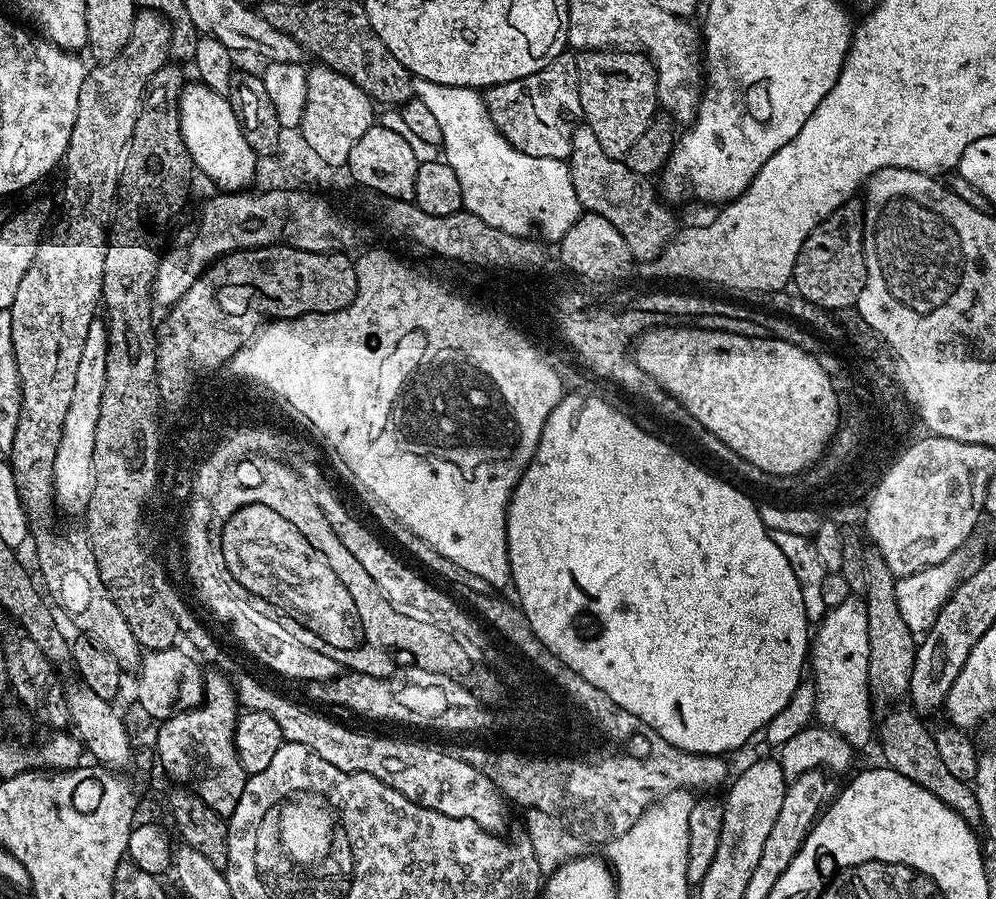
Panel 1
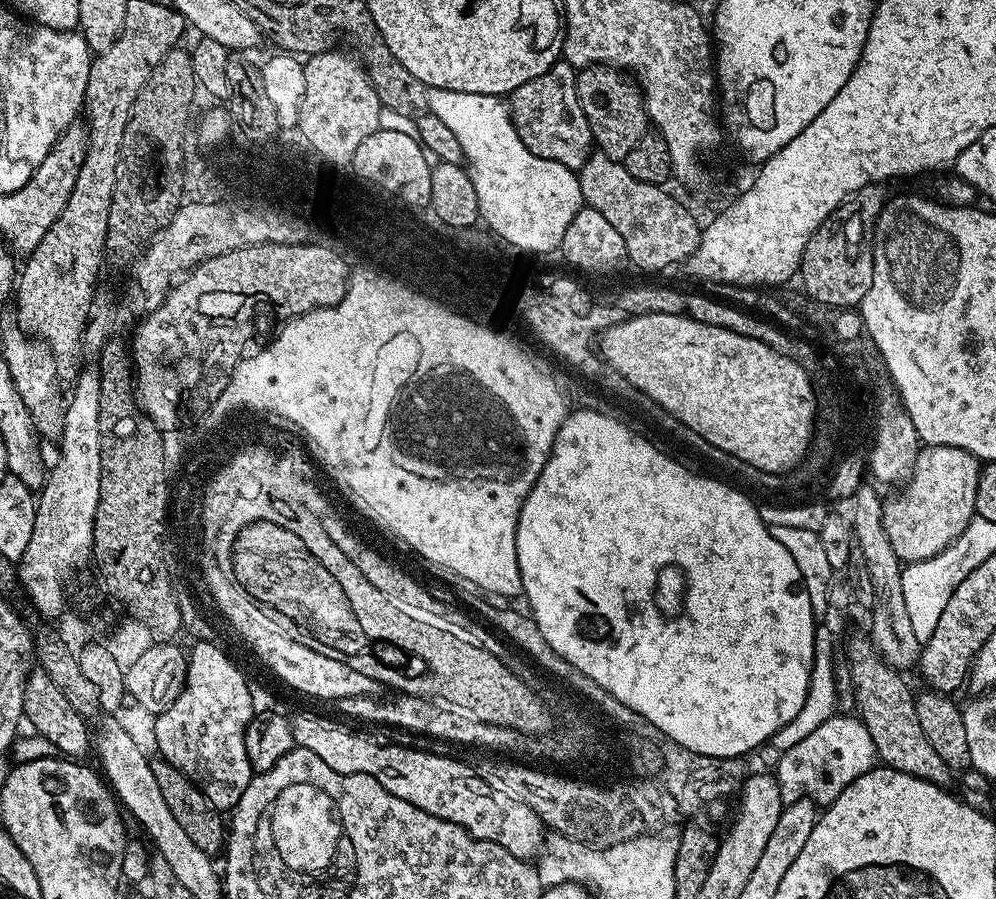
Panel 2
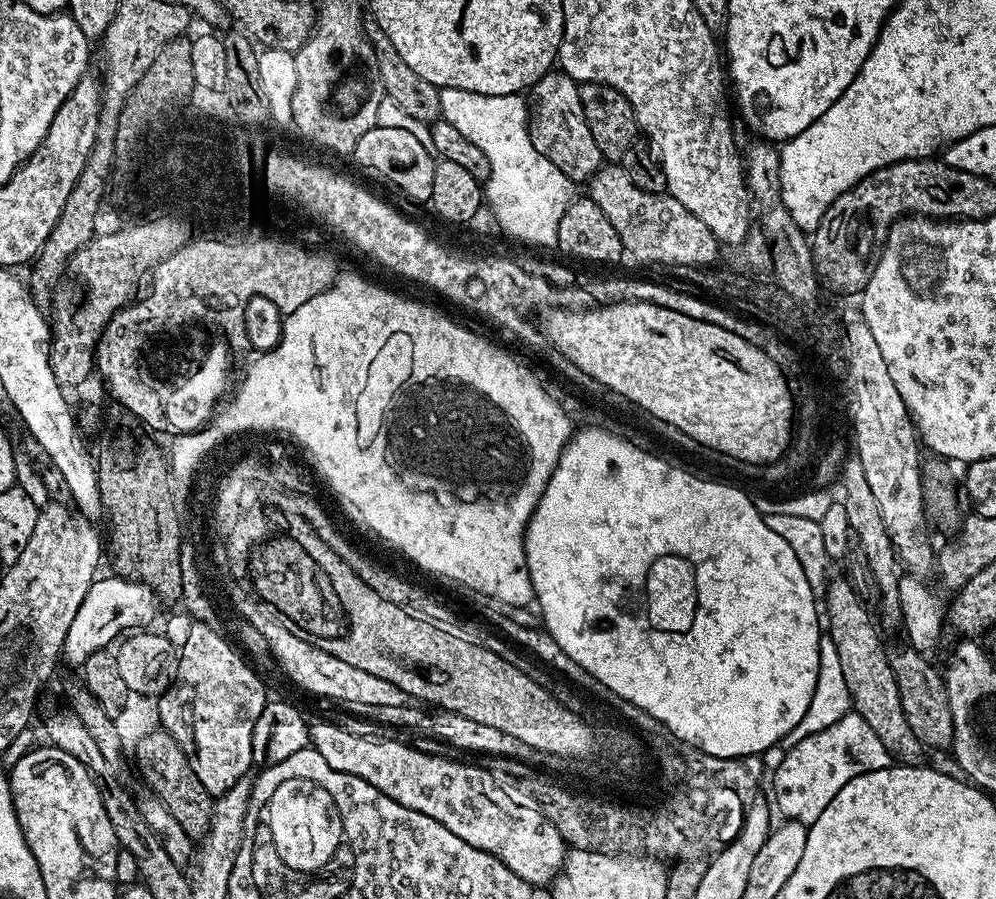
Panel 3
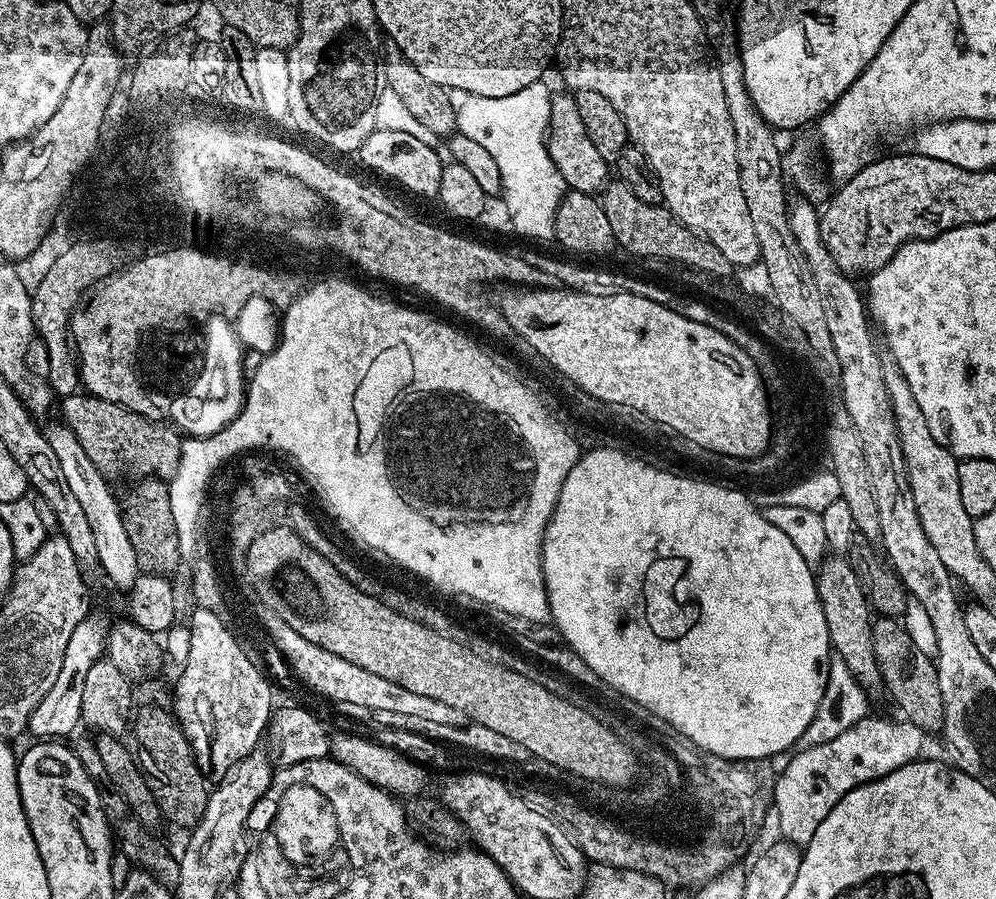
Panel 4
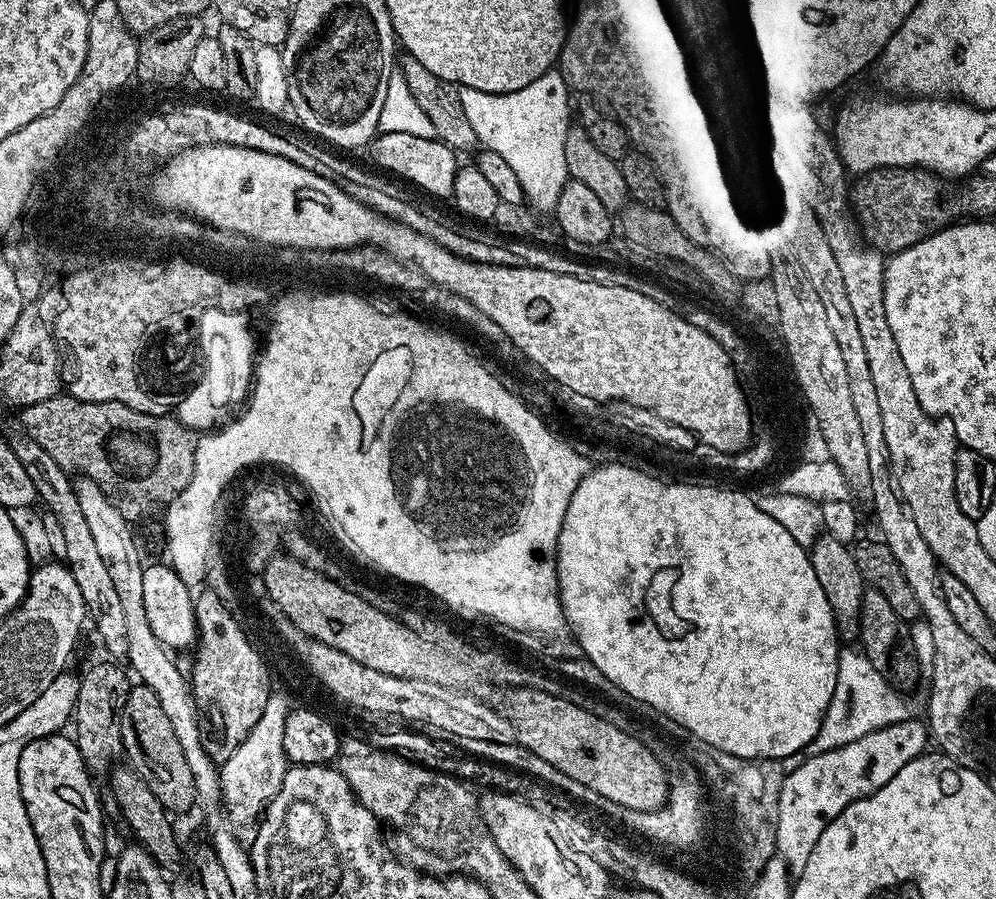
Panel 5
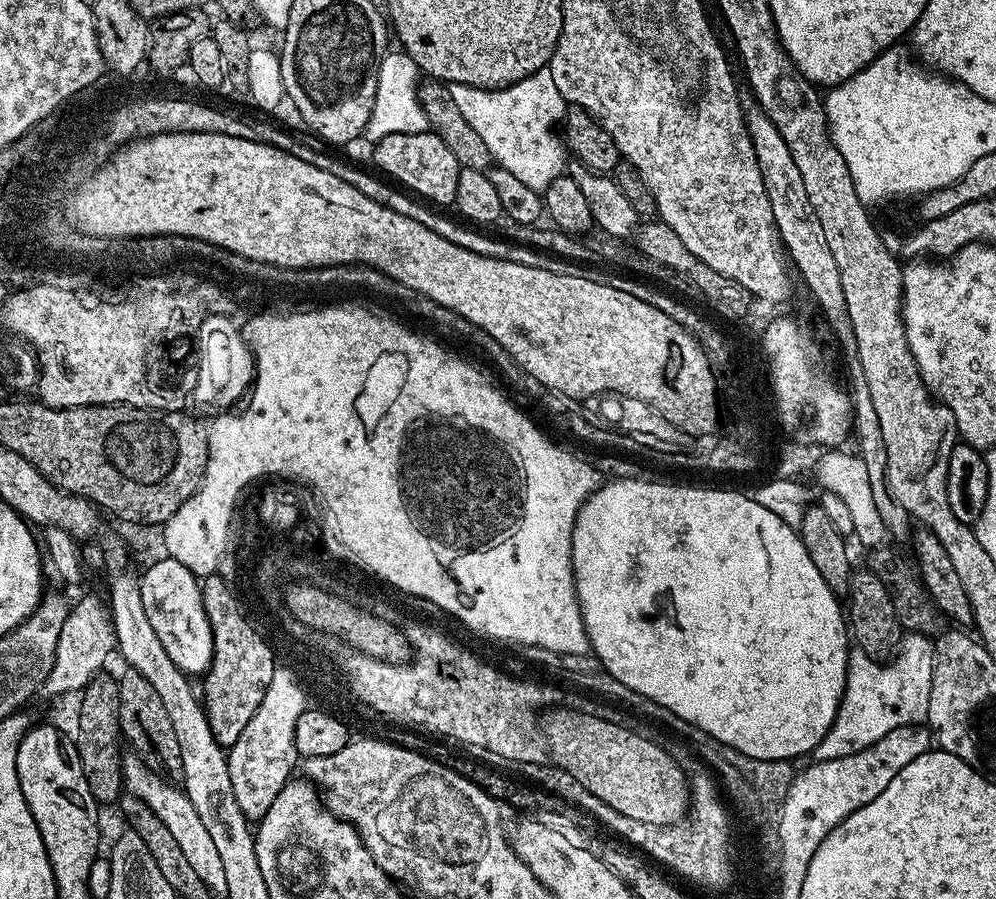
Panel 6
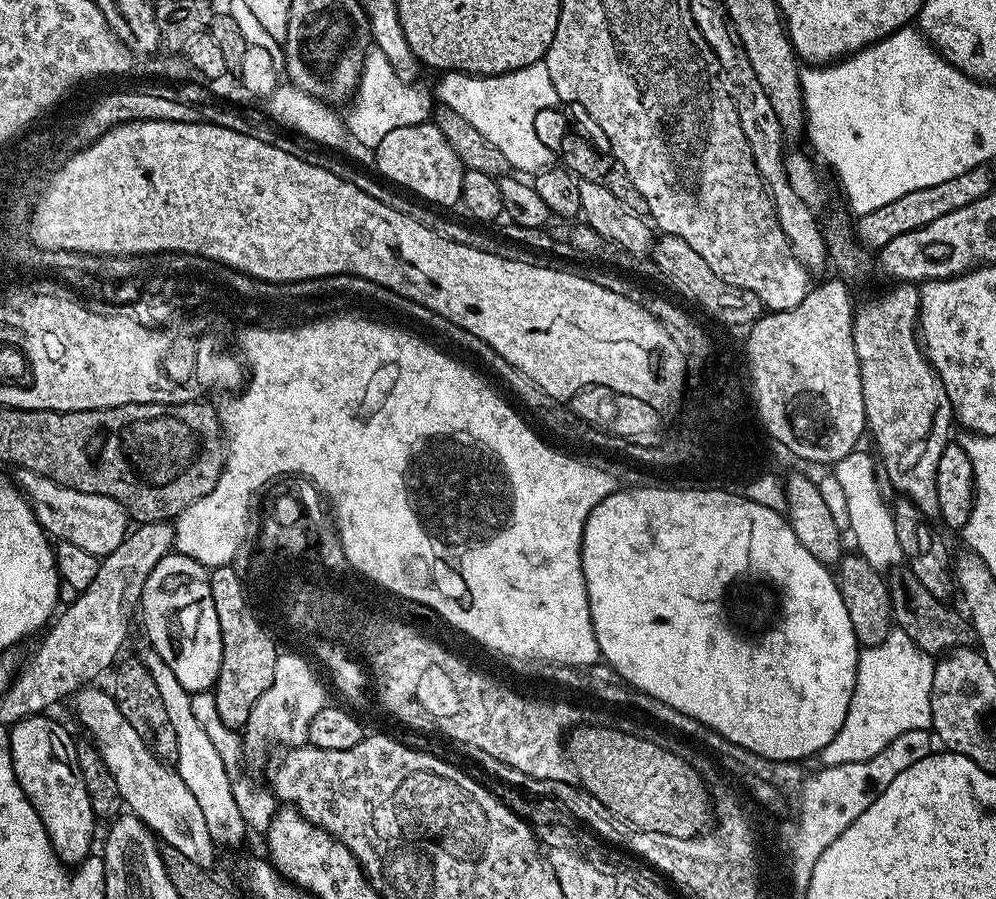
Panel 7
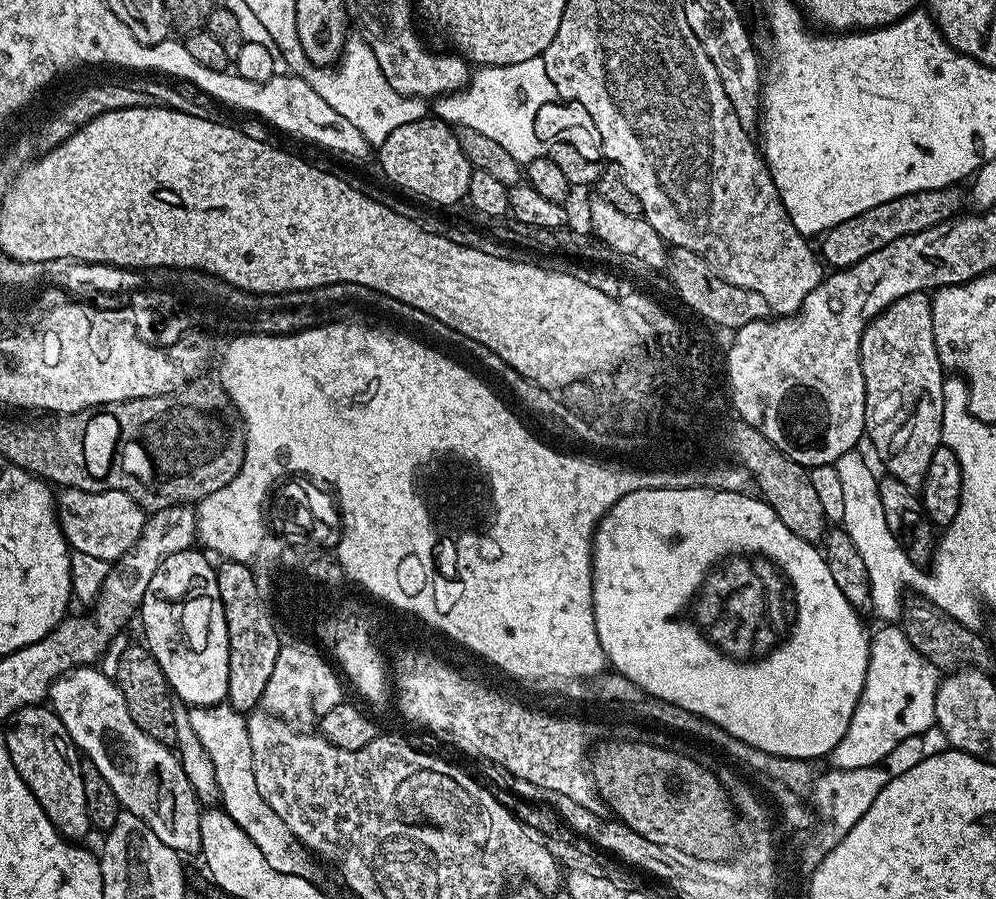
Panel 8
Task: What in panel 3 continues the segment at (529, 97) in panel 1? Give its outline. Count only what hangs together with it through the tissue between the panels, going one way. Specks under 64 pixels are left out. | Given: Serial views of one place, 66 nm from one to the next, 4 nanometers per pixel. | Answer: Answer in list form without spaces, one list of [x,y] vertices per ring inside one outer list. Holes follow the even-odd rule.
[[[549,70],[531,89],[530,100],[530,131],[538,138],[540,152],[566,178],[573,182],[587,182],[592,179],[600,167],[602,157],[598,150],[598,142],[594,142],[594,134],[590,134],[590,126],[584,117],[580,101],[580,84],[571,80],[565,72]]]

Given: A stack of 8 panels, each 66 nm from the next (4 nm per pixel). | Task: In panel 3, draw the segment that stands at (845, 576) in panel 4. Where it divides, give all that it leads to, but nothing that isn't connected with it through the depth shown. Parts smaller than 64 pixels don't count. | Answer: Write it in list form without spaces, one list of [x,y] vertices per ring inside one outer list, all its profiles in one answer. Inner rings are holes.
[[[832,578],[827,581],[827,592],[822,604],[823,607],[824,604],[828,607],[826,634],[838,649],[838,663],[841,664],[842,675],[846,678],[846,690],[850,690],[853,709],[859,716],[866,718],[866,723],[874,729],[874,734],[882,738],[882,746],[886,746],[886,750],[899,763],[919,765],[922,745],[914,730],[910,730],[910,722],[906,722],[902,698],[898,694],[898,682],[894,678],[894,670],[890,670],[889,649],[884,648],[880,641],[881,629],[873,613],[872,616],[868,613],[871,612],[869,605],[860,599],[852,581],[847,578]]]

